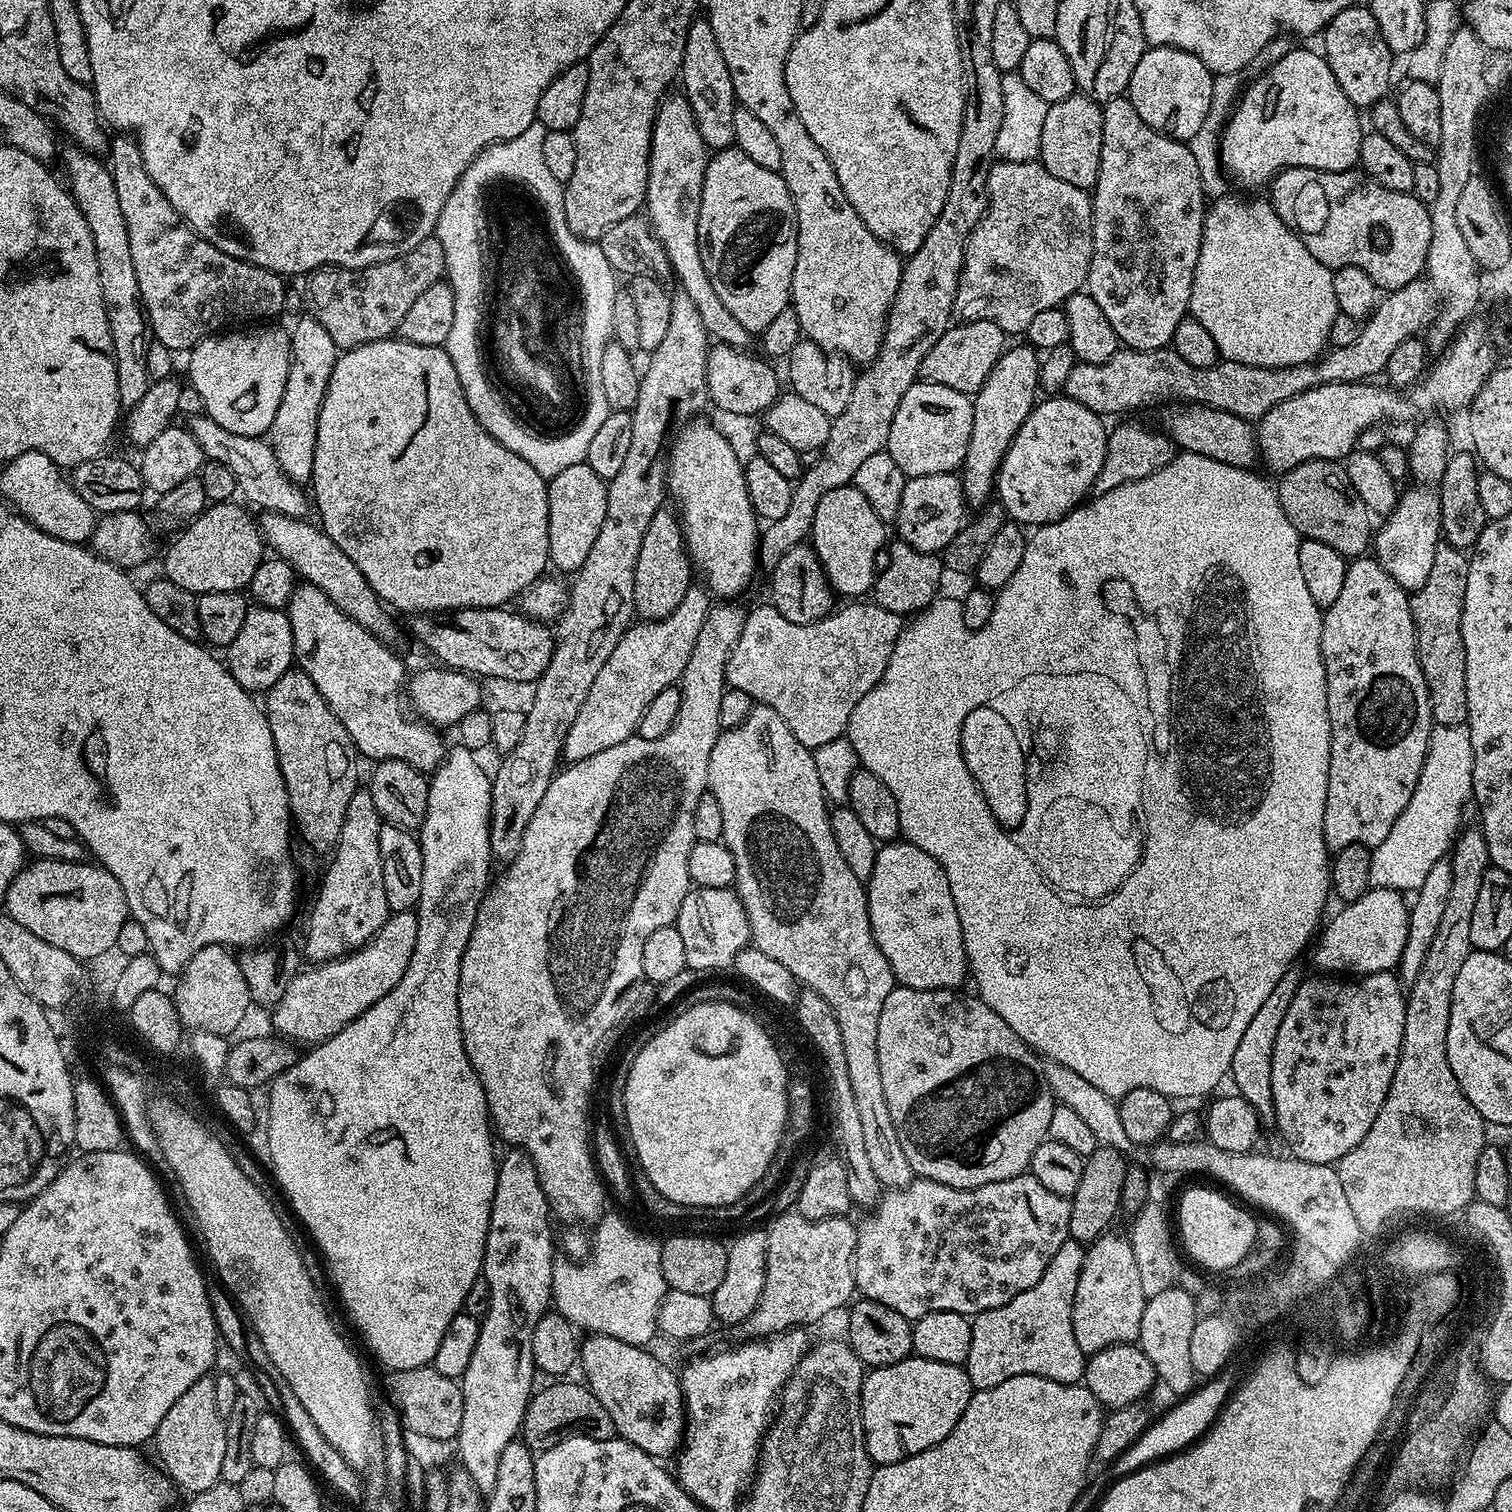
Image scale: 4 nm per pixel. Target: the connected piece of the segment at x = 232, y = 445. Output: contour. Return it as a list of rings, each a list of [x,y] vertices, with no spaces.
[[[207,414],[191,417],[186,427],[194,434],[194,438],[198,438],[198,446],[202,446],[207,459],[220,462],[228,468],[236,479],[239,495],[244,495],[249,500],[249,505],[257,504],[257,509],[287,516],[304,518],[309,515],[309,493],[301,485],[295,484],[286,474],[286,470],[282,470],[282,466],[278,466],[278,458],[274,458],[274,450],[267,439],[230,434],[230,430],[218,426],[218,422],[214,422]]]

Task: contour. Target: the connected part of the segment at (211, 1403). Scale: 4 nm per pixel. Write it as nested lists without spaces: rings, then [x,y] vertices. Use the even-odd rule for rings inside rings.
[[[211,1375],[194,1382],[194,1386],[190,1386],[190,1390],[186,1390],[170,1410],[166,1410],[166,1418],[162,1418],[156,1431],[154,1445],[163,1471],[177,1489],[185,1488],[188,1494],[195,1494],[221,1483],[222,1458],[226,1458],[224,1422],[225,1417],[218,1414]]]

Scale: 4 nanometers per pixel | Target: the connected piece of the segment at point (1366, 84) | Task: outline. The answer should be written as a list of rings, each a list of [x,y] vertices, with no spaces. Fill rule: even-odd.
[[[1371,7],[1344,8],[1334,14],[1334,18],[1324,27],[1322,39],[1322,55],[1327,60],[1334,78],[1338,78],[1338,86],[1342,86],[1342,90],[1357,109],[1371,109],[1374,104],[1389,95],[1394,53],[1390,46],[1386,46],[1382,30],[1378,30],[1378,22],[1374,22]]]

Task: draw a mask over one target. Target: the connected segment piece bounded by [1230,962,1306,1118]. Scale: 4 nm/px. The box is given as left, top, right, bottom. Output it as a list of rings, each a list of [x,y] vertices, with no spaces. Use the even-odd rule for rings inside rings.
[[[1297,962],[1289,966],[1286,974],[1278,978],[1278,986],[1262,1002],[1262,1007],[1250,1018],[1250,1026],[1242,1034],[1242,1042],[1238,1042],[1238,1050],[1234,1050],[1234,1058],[1230,1069],[1230,1080],[1236,1083],[1235,1091],[1254,1106],[1254,1110],[1262,1118],[1272,1116],[1272,1087],[1270,1086],[1270,1070],[1272,1069],[1272,1051],[1274,1038],[1278,1038],[1278,1030],[1282,1026],[1282,1018],[1286,1018],[1286,1010],[1290,1010],[1290,1002],[1294,1002],[1294,994],[1298,986],[1306,978],[1303,963]]]

